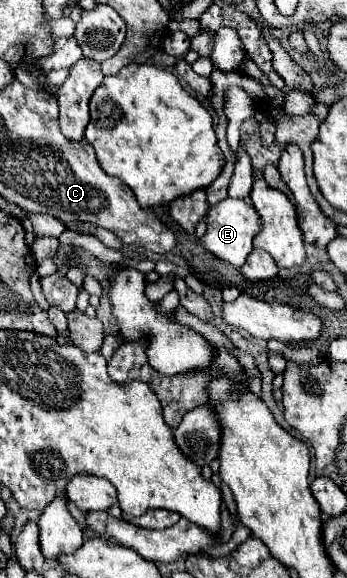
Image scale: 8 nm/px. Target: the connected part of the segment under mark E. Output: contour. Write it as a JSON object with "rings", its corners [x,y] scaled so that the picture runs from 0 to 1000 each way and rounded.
{"rings":[[[654,341],[654,344],[620,351],[614,358],[602,358],[602,365],[597,365],[597,400],[579,410],[579,420],[620,445],[666,455],[671,462],[695,462],[706,455],[712,441],[729,431],[723,417],[729,417],[735,403],[746,403],[746,396],[752,396],[752,382],[746,382],[746,372],[735,369],[735,362],[723,355],[712,355],[706,348]]]}

